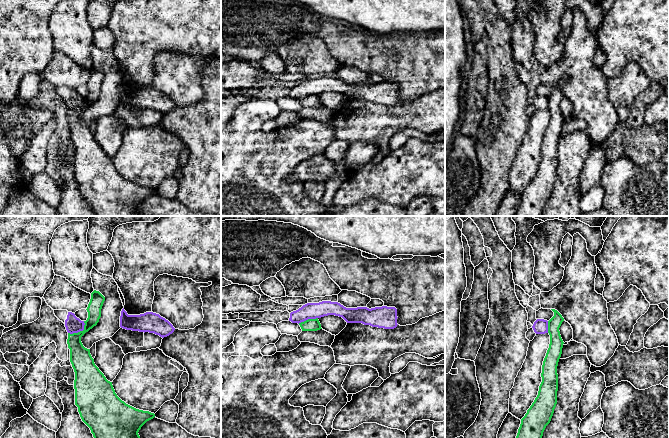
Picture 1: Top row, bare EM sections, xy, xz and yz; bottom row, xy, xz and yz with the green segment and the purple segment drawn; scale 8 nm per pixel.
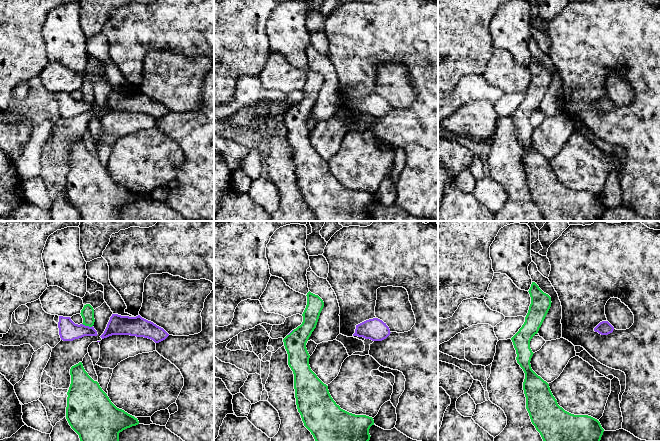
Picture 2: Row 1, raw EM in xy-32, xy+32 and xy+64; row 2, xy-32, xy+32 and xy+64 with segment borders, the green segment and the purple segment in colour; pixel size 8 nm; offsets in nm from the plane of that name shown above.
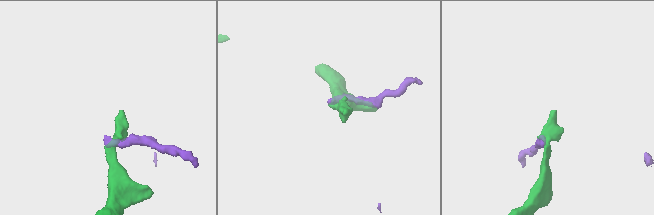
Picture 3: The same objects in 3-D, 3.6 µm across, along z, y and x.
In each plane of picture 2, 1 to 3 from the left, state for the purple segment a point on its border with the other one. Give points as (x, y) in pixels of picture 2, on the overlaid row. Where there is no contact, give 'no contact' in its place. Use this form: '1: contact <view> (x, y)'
1: contact xy-32 (87, 325)
2: contact xy+32 (290, 333)
3: no contact

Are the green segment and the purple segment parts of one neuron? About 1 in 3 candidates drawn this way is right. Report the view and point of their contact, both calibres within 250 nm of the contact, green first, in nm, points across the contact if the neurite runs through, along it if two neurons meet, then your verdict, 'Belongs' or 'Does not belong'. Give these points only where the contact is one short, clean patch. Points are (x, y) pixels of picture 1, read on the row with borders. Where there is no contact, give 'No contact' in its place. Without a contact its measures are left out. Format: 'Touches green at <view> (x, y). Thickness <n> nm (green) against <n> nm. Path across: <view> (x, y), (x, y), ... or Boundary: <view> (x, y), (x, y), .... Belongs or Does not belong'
Touches green at xy (80, 331). Thickness 180 nm (green) against 130 nm. Boundary: xy (84, 321), (84, 328), (82, 330), (68, 333). Does not belong

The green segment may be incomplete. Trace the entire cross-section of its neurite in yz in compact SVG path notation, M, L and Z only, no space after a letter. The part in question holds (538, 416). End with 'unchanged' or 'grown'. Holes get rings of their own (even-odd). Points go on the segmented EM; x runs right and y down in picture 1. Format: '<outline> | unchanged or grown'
M551 310L554 316L548 321L550 344L542 365L542 382L537 397L521 419L516 438L542 438L557 404L557 366L564 344L559 328L564 318L557 310Z | unchanged

